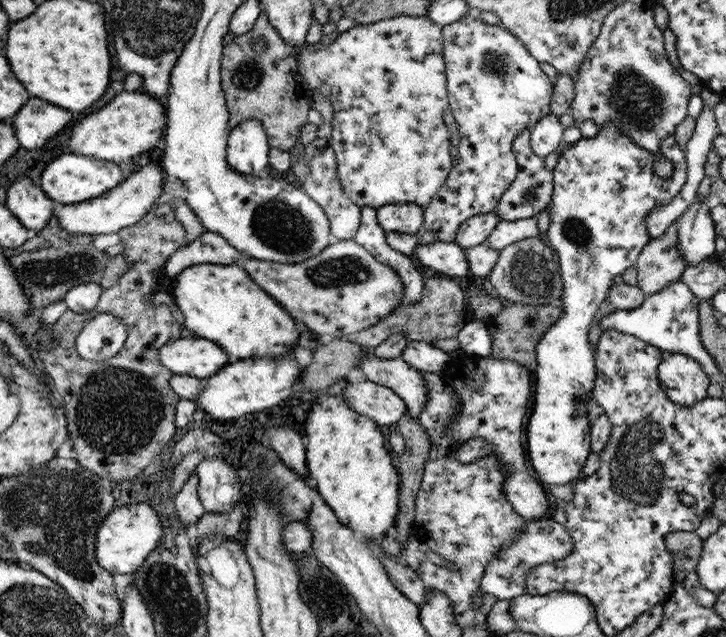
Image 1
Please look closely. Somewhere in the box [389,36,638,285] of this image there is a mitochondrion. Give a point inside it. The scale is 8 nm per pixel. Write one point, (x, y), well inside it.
(577, 232)

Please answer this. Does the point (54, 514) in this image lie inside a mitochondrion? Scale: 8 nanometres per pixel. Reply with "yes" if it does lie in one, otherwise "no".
yes

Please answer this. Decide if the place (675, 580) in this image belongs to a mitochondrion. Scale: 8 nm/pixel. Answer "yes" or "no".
no

